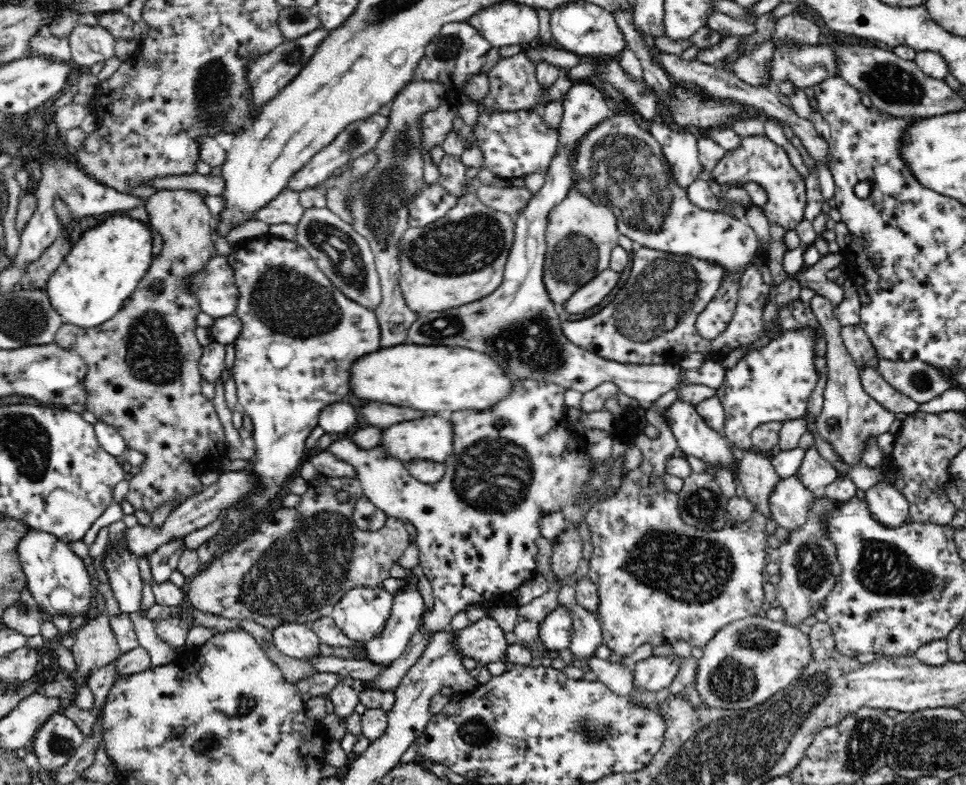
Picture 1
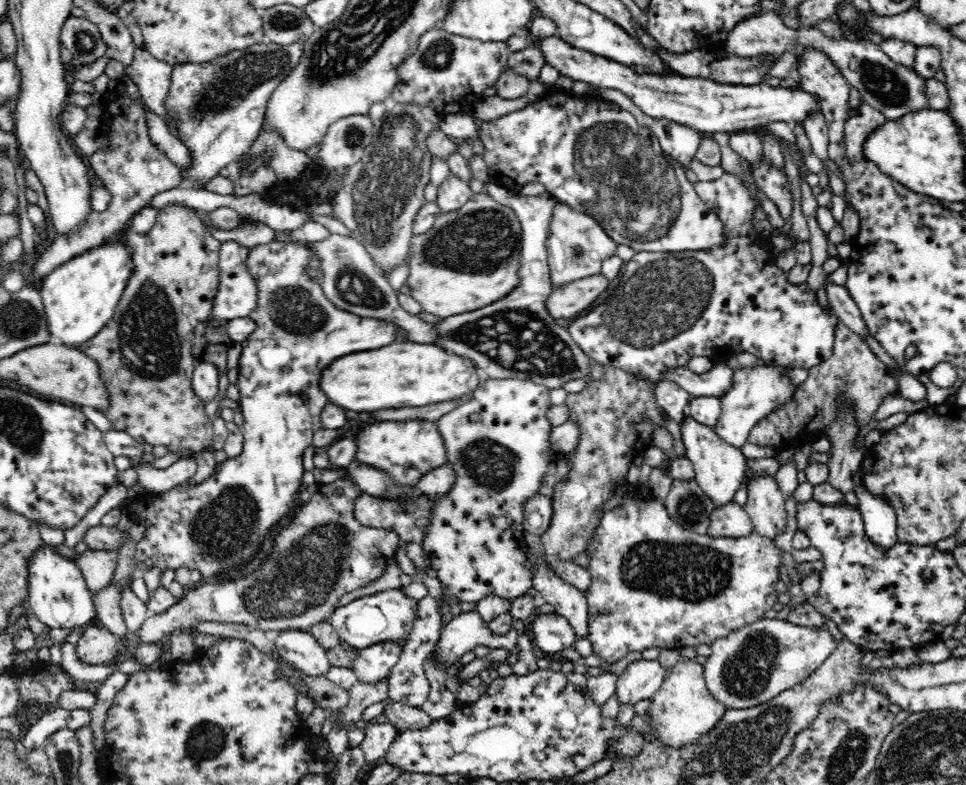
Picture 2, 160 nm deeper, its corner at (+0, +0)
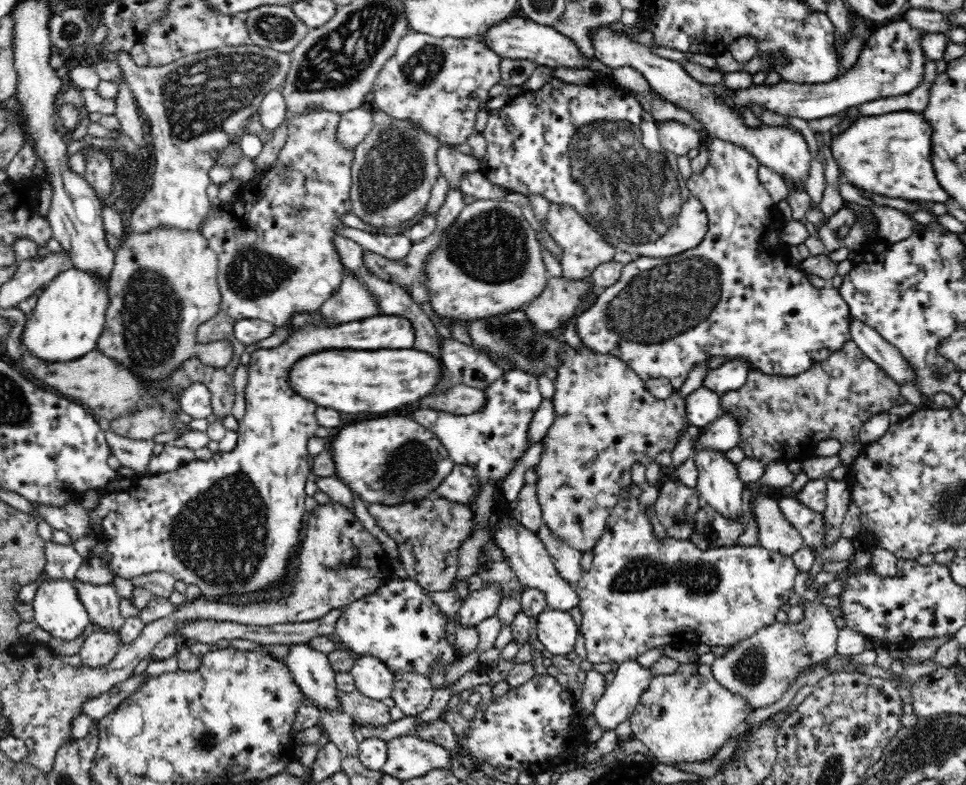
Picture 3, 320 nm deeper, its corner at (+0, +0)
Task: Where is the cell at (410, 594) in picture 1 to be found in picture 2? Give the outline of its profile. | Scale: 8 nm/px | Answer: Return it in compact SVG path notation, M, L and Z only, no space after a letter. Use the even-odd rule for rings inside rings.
M378 643L360 649L352 668L357 681L376 686L378 682L386 680L398 662L399 654L400 647L396 643Z

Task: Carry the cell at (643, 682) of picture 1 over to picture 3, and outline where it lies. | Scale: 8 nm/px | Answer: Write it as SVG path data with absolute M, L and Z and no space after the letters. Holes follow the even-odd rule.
M627 660L619 664L614 682L605 689L600 700L596 700L590 713L602 732L614 730L633 714L640 694L650 685L651 673L654 677L652 669L640 665L638 661Z

